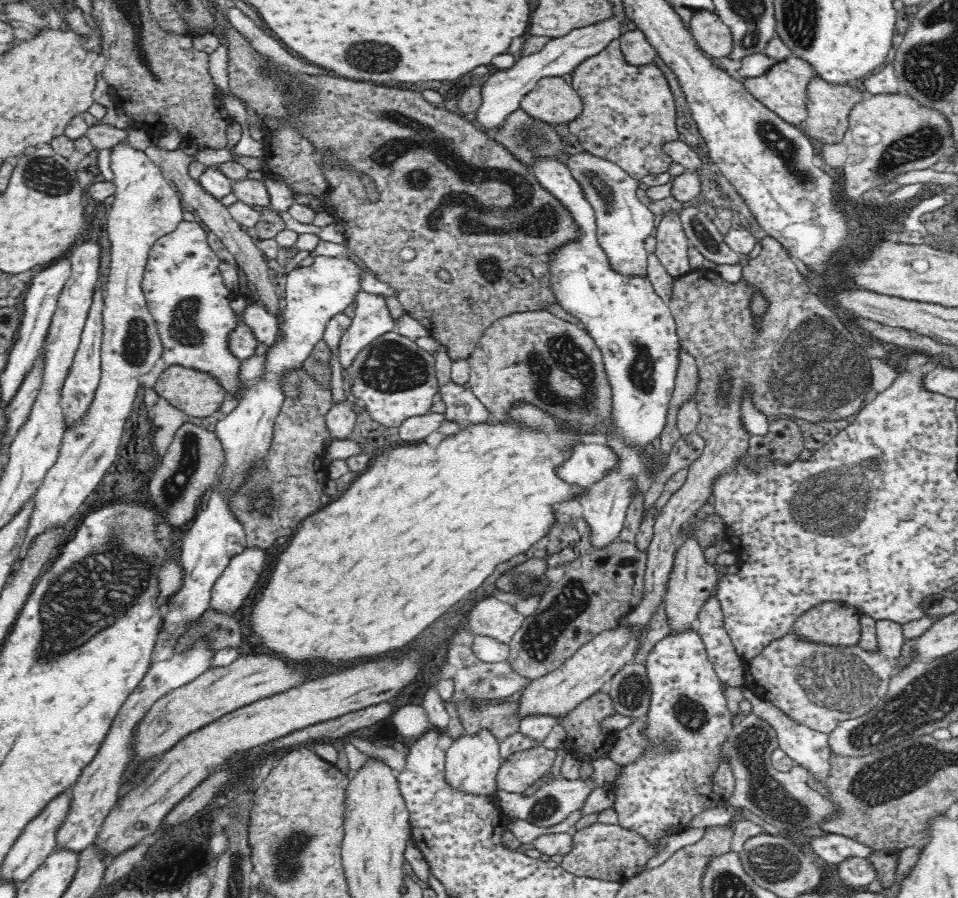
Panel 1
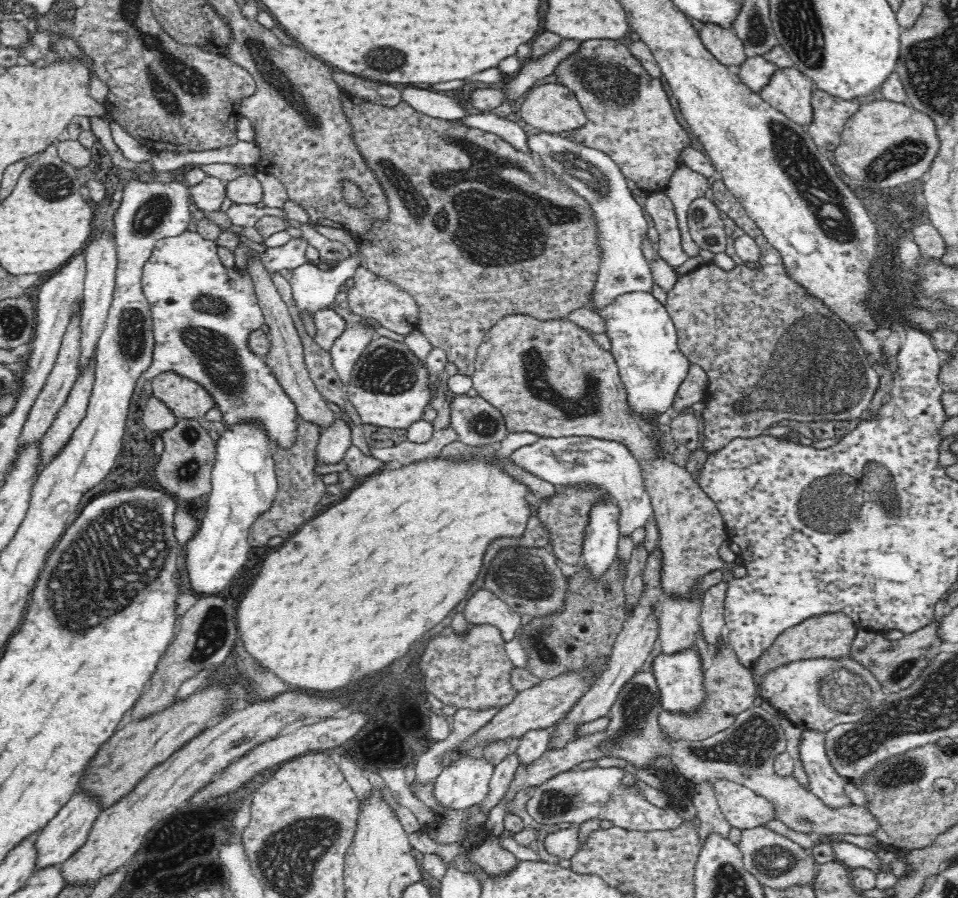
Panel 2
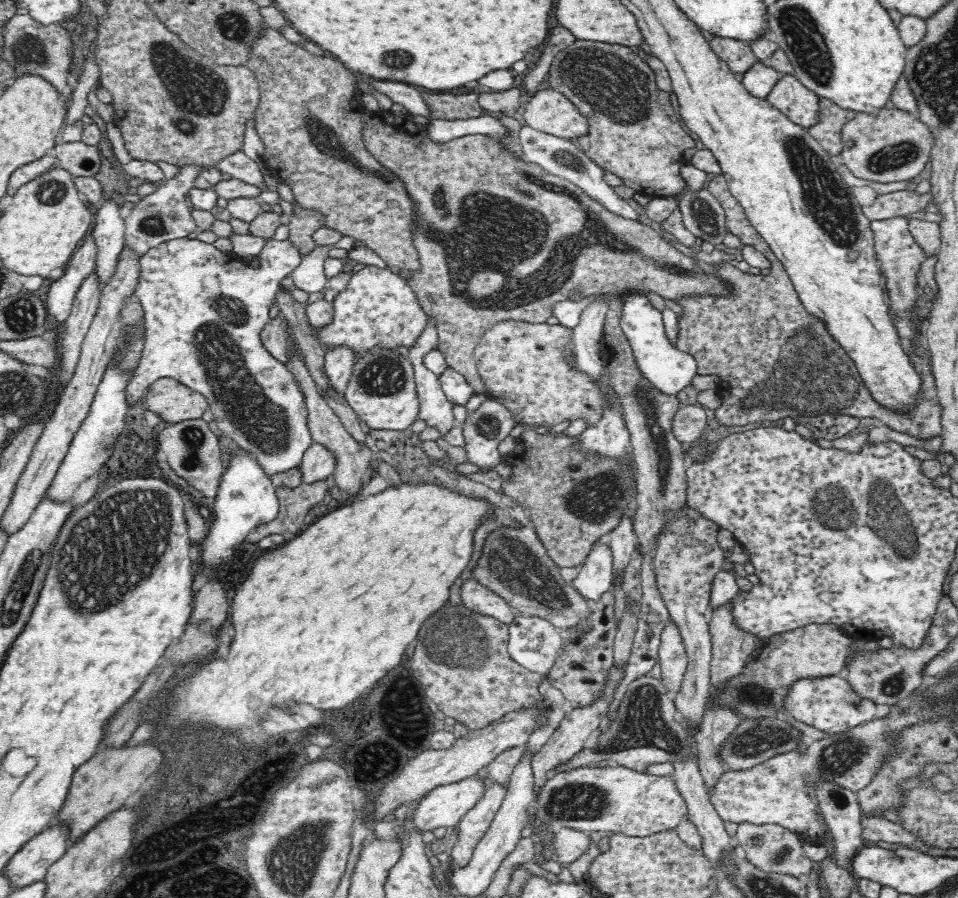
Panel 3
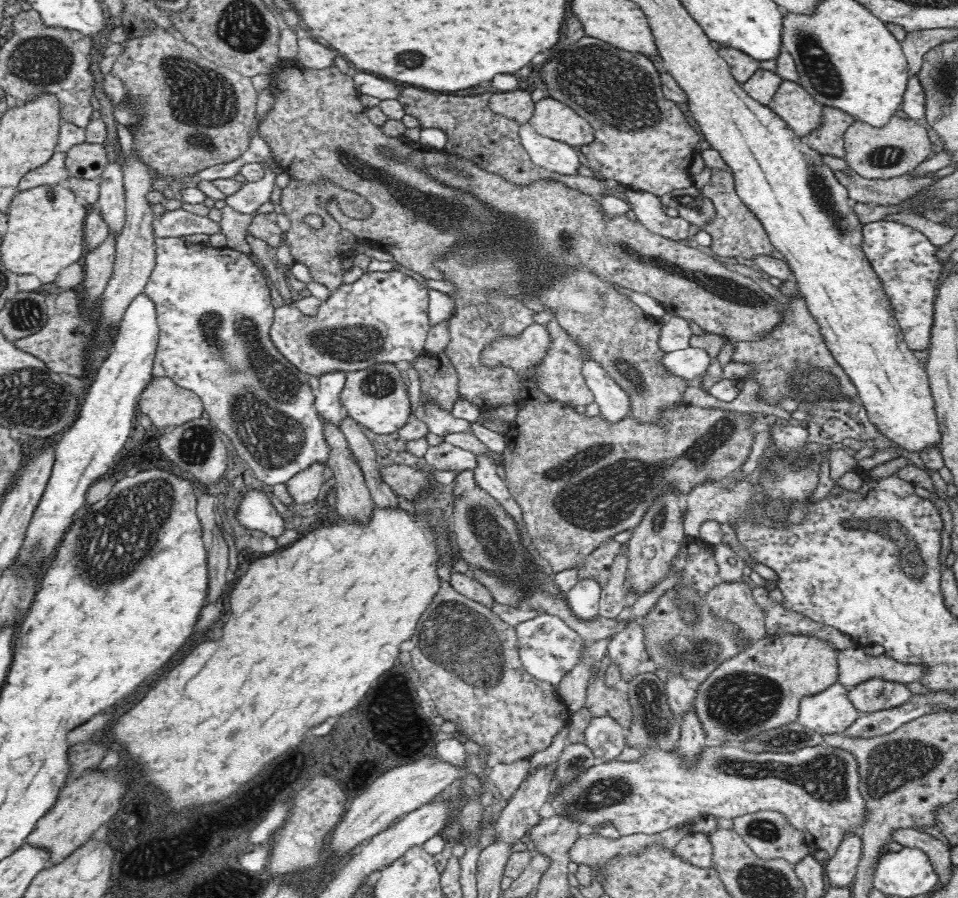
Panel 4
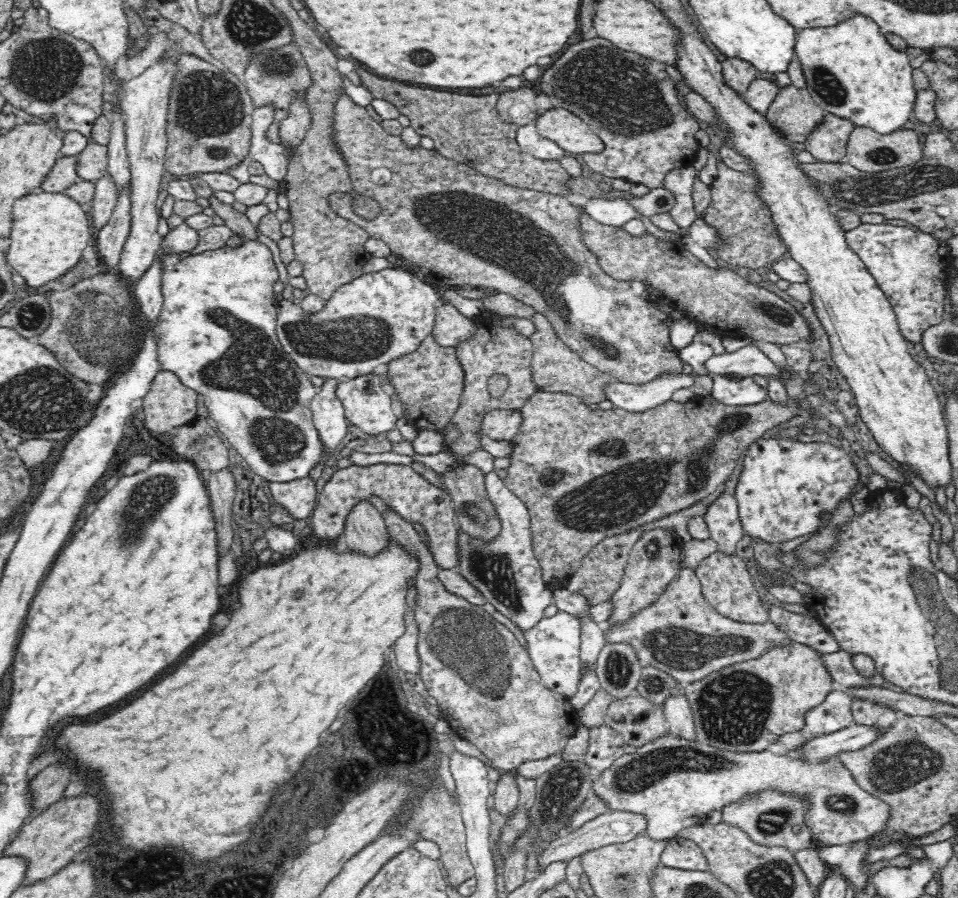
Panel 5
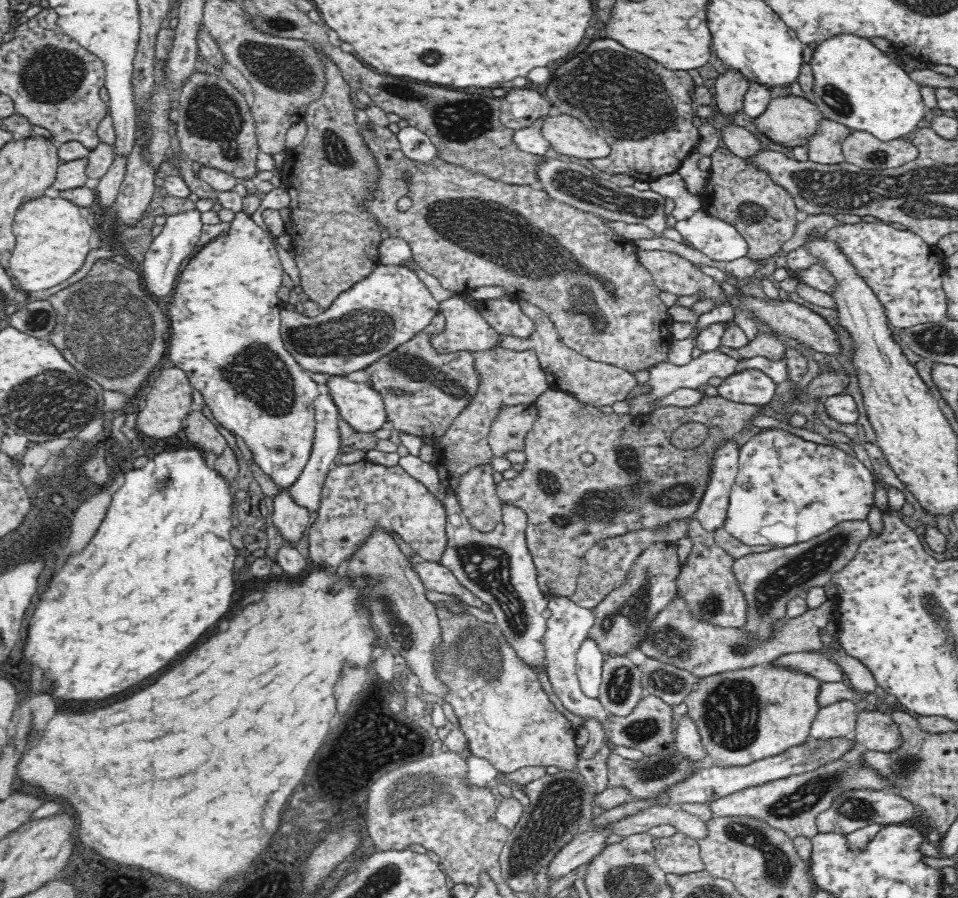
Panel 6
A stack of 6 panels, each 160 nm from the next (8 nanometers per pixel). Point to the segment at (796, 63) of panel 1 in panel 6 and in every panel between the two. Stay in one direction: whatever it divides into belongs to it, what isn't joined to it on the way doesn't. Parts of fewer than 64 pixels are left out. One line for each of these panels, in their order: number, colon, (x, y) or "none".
2: (789, 91)
3: (800, 104)
4: (792, 102)
5: (794, 113)
6: (790, 120)

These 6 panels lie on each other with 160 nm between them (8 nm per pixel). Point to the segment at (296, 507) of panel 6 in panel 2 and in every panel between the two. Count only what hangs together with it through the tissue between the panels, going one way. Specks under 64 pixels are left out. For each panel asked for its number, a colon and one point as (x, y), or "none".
2: (334, 441)
3: (318, 462)
4: (304, 487)
5: (299, 497)

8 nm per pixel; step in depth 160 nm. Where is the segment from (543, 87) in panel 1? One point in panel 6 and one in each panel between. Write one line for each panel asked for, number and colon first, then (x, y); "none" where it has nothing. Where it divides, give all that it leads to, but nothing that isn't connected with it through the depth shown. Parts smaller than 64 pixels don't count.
2: (552, 107)
3: (549, 111)
4: (551, 118)
5: (569, 131)
6: (569, 136)

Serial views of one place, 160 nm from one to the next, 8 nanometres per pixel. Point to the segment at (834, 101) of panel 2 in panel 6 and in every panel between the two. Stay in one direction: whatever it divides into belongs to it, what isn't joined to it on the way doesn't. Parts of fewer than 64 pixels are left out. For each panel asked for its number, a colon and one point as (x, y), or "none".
3: (827, 131)
4: (827, 138)
5: (828, 141)
6: (824, 147)

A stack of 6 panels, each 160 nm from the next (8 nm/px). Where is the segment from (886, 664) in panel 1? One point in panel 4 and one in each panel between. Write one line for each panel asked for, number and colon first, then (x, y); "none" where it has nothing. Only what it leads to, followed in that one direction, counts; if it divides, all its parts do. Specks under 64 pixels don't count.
2: (817, 693)
3: (830, 704)
4: (830, 711)

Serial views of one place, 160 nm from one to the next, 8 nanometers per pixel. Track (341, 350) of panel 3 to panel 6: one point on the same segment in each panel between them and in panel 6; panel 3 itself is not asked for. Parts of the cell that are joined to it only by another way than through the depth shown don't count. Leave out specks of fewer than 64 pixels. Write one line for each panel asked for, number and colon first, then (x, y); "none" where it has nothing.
4: (327, 402)
5: (328, 413)
6: (307, 490)

